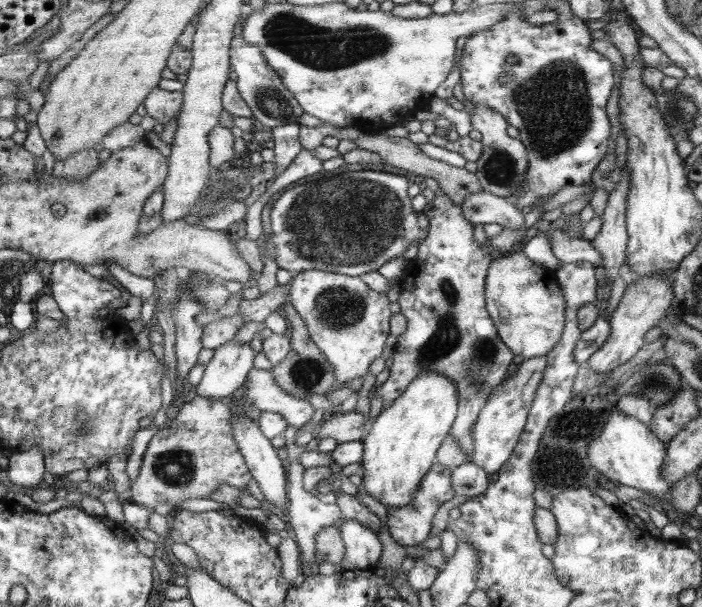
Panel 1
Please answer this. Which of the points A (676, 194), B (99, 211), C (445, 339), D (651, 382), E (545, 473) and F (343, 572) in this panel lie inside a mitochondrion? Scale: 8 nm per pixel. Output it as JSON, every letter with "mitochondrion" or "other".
{"A":"other","B":"mitochondrion","C":"mitochondrion","D":"mitochondrion","E":"other","F":"other"}

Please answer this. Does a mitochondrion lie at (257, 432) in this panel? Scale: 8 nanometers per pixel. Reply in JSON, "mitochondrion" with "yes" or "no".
{"mitochondrion":"no"}

